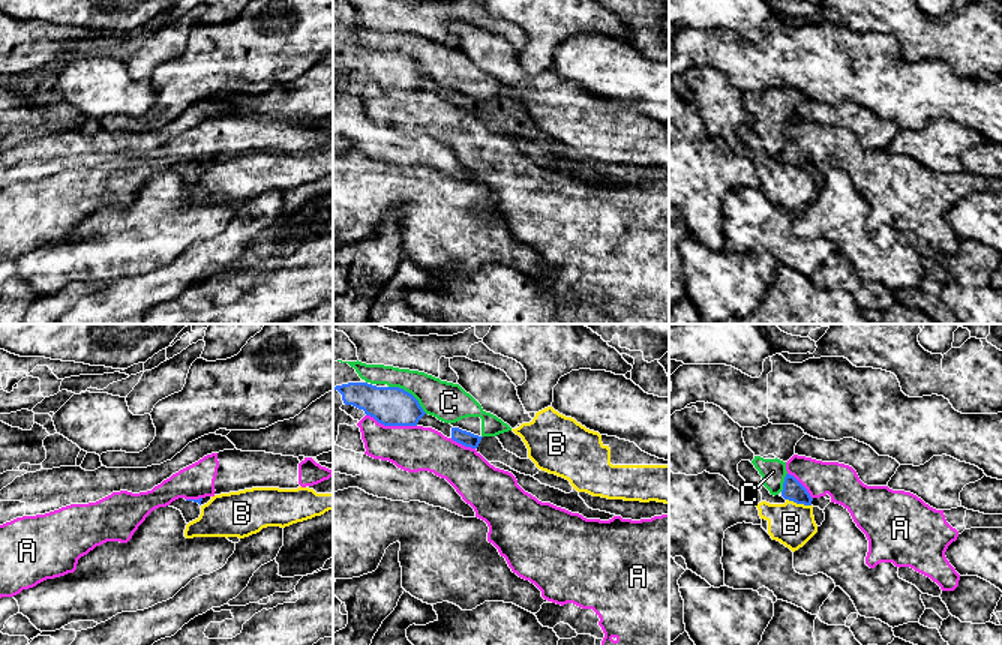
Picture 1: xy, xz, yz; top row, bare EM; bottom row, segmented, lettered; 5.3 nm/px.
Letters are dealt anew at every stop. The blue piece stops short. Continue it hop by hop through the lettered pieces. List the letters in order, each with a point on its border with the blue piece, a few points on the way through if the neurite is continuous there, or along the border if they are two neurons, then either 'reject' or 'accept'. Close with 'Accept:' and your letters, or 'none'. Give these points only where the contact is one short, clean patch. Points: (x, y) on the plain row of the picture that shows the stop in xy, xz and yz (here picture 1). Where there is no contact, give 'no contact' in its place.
A: contact xz (392, 89); reject
B: contact yz (798, 167); border yz (786, 162), (810, 170); reject
C: contact xz (410, 57); reject
Accept: none

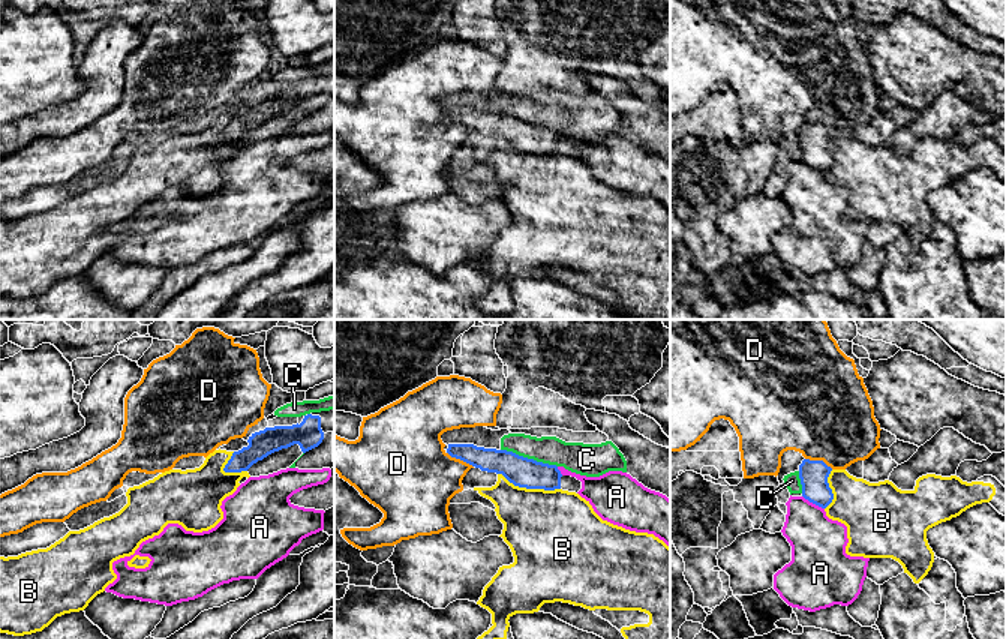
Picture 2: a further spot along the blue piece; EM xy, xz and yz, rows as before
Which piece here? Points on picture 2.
A: contact yz (813, 167); reject
B: contact xz (529, 152); reject
C: contact xz (529, 123); reject
D: contact yz (819, 125); reject
Accept: none

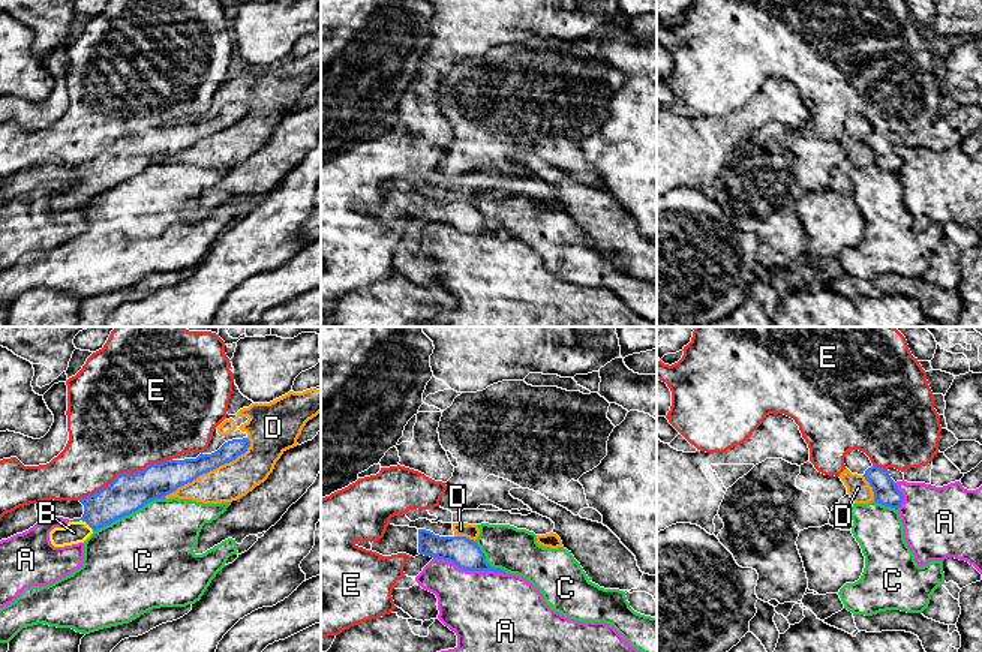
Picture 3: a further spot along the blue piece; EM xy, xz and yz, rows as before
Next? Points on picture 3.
A: contact xz (471, 234); reject
B: contact xy (83, 185); way xy (120, 162), (90, 185), (83, 185), (74, 197); accept
C: contact xy (128, 179); reject
D: contact xy (209, 135); reject
E: contact xy (125, 137); reject
Accept: B

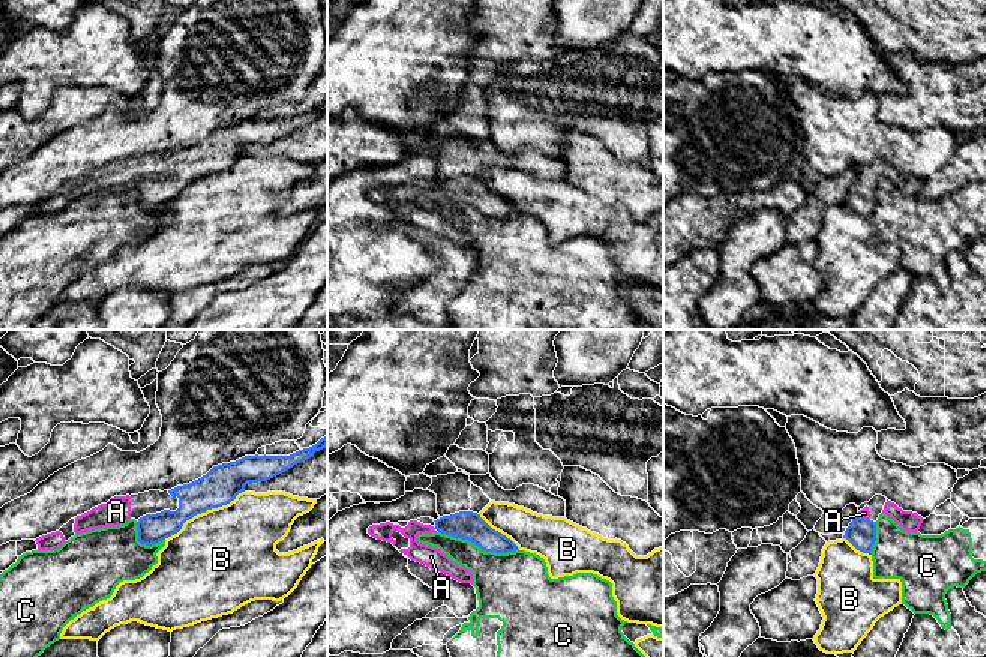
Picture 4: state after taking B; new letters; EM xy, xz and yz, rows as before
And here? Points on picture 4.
A: contact yz (865, 183); way yz (862, 197), (865, 183), (865, 177); accept
B: contact xy (203, 176); border xy (243, 155), (225, 168), (194, 179), (176, 197), (164, 203); reject
C: contact xz (479, 210); reject
Accept: A

